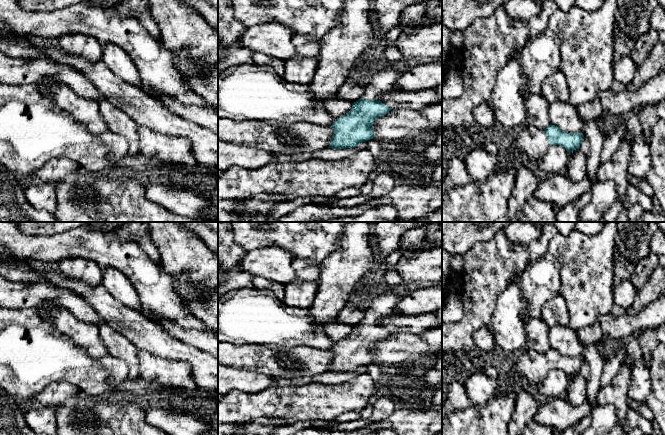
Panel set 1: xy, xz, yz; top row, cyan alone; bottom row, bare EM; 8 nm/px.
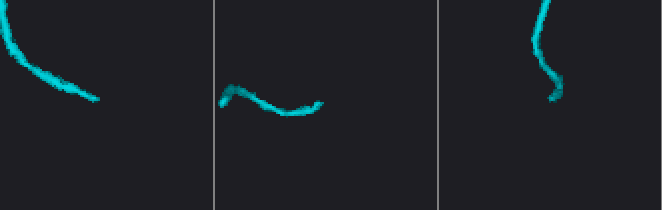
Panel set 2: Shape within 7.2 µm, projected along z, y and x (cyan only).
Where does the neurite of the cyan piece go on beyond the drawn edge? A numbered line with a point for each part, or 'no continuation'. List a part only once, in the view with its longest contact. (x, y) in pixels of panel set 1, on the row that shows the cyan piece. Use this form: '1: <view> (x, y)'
1: xz (385, 81)

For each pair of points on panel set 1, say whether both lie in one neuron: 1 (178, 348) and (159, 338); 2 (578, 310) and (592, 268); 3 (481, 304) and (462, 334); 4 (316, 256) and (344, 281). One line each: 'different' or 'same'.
1: same
2: same
3: same
4: different

